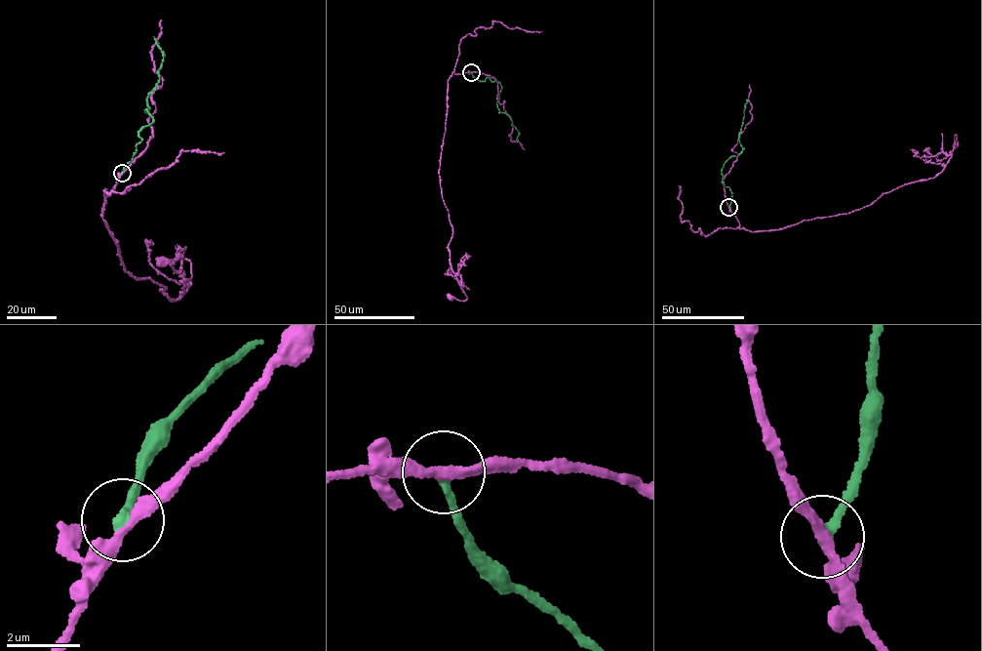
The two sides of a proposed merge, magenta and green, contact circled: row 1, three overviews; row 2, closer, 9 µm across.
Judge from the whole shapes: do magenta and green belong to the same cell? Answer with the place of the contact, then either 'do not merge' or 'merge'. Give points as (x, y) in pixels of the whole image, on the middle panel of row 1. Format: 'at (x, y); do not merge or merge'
at (471, 72); do not merge

